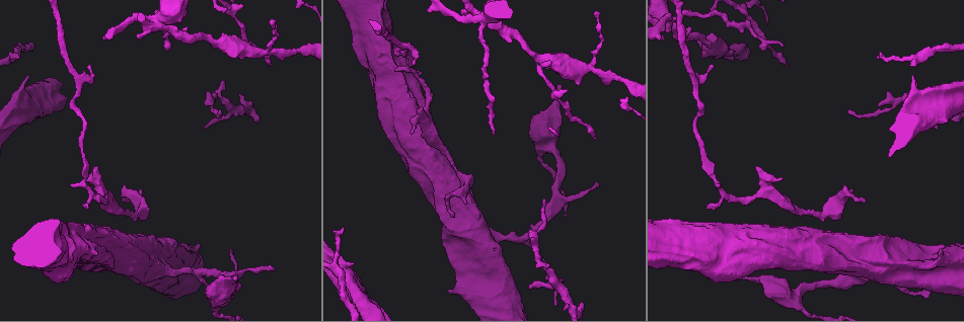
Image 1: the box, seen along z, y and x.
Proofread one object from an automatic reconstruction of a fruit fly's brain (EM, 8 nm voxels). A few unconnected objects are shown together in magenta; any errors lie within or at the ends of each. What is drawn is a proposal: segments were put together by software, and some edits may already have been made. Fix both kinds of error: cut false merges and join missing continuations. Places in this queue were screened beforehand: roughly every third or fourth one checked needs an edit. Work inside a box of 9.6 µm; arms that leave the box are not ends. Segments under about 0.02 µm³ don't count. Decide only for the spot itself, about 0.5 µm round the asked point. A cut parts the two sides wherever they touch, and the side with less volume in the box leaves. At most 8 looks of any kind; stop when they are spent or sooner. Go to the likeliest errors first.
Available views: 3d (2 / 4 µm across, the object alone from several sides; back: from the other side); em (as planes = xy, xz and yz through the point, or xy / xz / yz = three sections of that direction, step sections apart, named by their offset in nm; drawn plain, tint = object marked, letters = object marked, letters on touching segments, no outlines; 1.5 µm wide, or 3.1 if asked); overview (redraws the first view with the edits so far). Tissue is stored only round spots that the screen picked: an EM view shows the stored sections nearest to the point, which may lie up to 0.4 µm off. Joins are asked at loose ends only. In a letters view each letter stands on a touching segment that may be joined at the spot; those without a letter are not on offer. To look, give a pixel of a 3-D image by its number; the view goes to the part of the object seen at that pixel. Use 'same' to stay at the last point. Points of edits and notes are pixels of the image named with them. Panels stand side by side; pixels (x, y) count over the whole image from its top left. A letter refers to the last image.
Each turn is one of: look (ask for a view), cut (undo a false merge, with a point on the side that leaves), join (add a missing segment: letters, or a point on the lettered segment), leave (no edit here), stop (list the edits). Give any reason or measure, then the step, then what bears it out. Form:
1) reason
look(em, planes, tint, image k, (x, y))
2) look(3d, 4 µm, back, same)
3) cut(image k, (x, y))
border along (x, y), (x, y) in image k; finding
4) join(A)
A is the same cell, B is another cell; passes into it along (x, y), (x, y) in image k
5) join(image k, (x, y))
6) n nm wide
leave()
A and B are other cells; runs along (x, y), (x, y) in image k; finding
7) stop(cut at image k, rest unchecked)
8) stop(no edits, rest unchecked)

branch stops here
look(em, planes, letters, image 1, (940, 248))

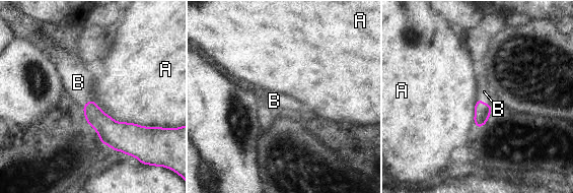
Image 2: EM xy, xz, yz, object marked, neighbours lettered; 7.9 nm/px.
join(image 2, (484, 91))
B is the same cell, A is another cell; passes into it along (482, 111), (485, 103), (484, 91) in image 2; the cell continues

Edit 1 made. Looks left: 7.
look(overview)

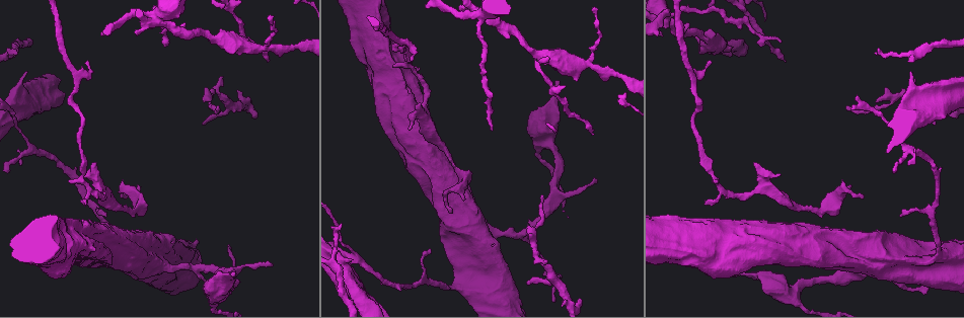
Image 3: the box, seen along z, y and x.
free end
look(em, planes, letters, image 3, (85, 203))

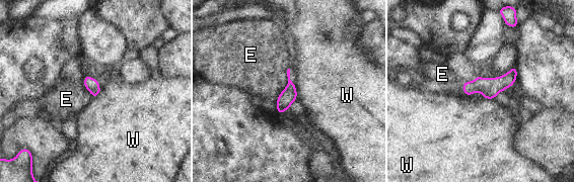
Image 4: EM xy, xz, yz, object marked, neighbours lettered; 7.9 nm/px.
E touches over 380 nm
leave()
E and W are other cells; no lettered segment goes on from it

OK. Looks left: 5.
thick turns thin
look(3d, 4 µm, image 3, (486, 13))

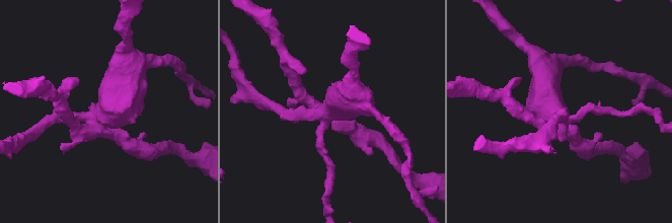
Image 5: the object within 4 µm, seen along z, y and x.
look(em, xy, step 8, letters, image 5, (331, 109))

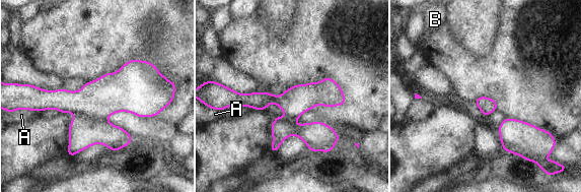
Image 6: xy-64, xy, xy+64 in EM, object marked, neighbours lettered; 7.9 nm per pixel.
cut(image 6, (111, 93))
A and B are other cells; border along (74, 114), (87, 114), (104, 121) in image 6; a second cell is stuck on

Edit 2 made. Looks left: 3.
stop(join at image 2, cut at image 6, rest unchecked)

